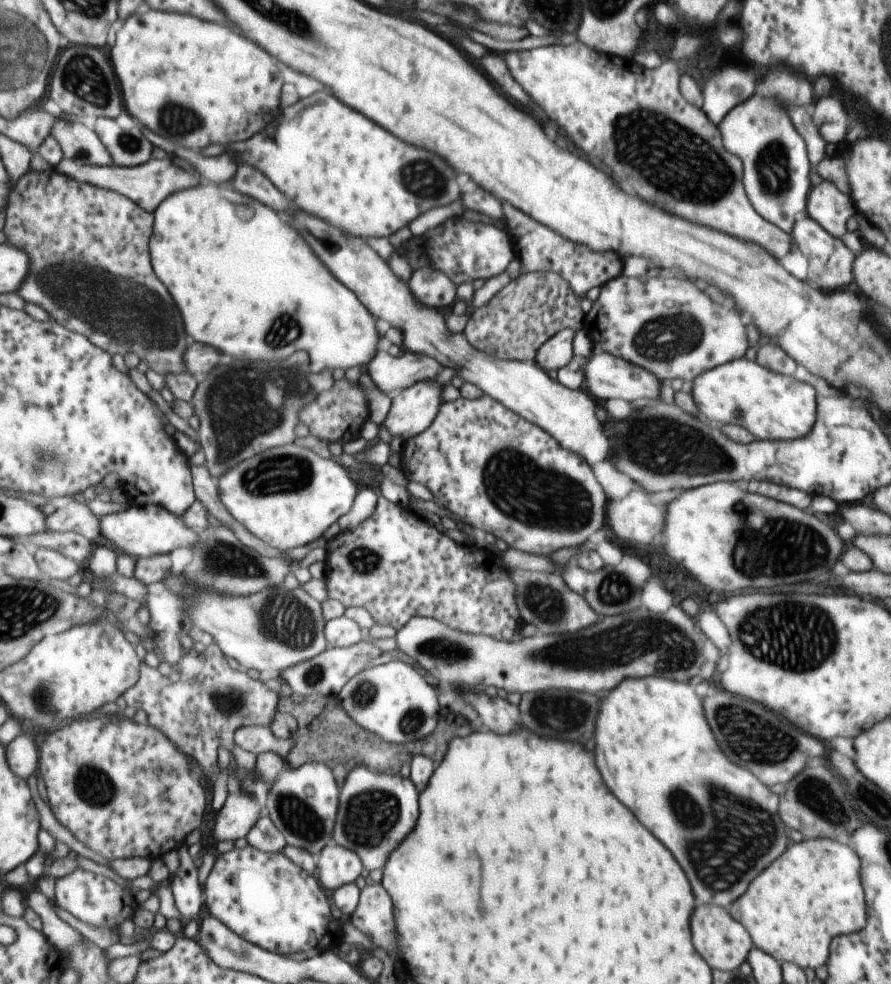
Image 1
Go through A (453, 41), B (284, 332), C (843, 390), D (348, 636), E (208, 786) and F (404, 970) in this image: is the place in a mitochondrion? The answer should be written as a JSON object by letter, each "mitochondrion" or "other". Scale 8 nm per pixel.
{"A":"other","B":"mitochondrion","C":"other","D":"other","E":"other","F":"other"}

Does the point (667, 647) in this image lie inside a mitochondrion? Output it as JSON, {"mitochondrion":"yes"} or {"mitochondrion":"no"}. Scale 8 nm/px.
{"mitochondrion":"yes"}

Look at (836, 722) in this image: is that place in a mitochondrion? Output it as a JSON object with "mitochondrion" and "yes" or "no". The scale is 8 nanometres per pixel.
{"mitochondrion":"no"}

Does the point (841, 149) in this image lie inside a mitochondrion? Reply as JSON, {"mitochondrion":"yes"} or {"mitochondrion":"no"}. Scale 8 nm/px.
{"mitochondrion":"no"}

